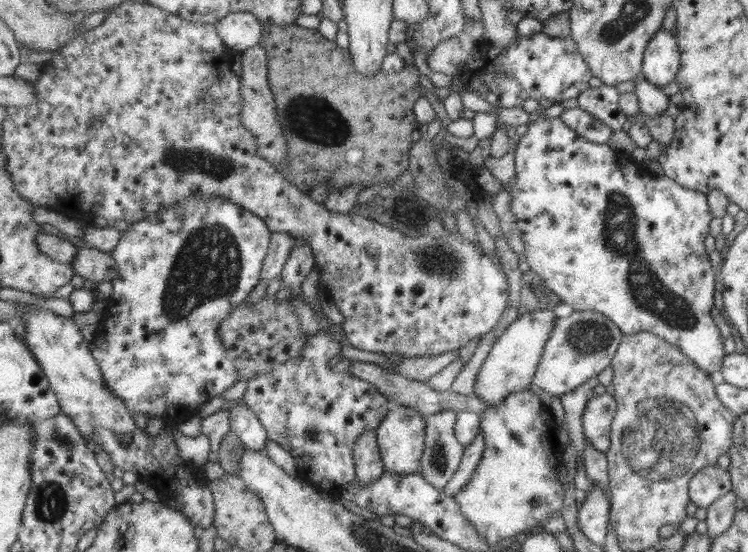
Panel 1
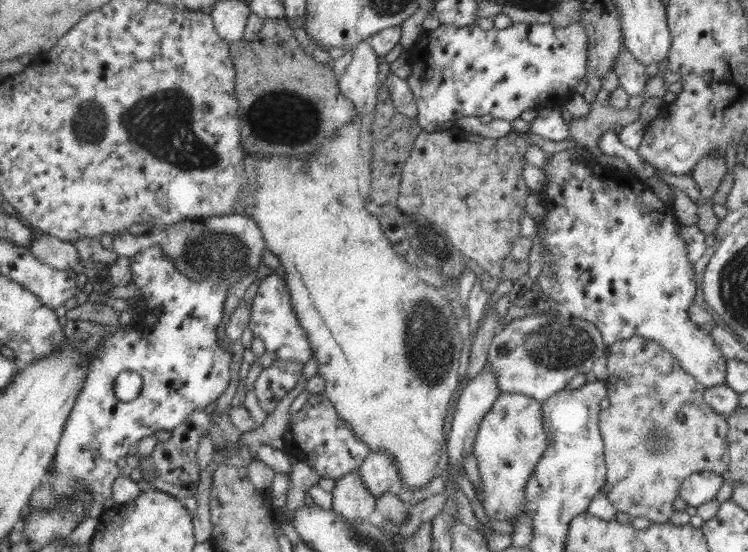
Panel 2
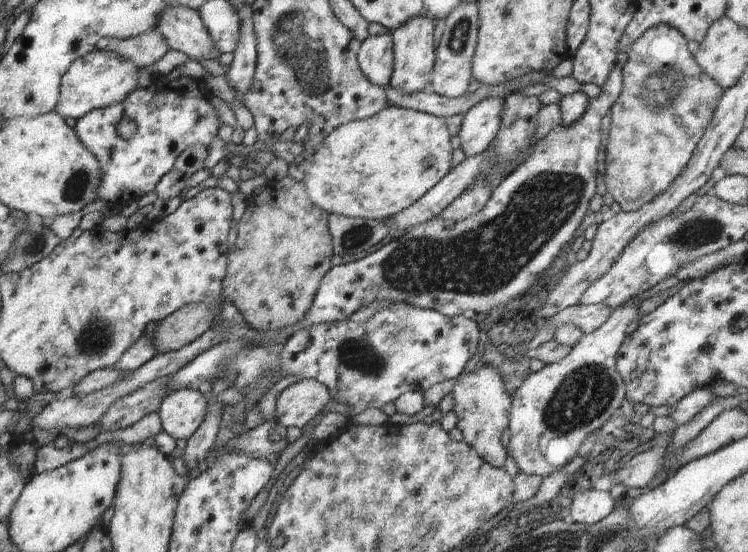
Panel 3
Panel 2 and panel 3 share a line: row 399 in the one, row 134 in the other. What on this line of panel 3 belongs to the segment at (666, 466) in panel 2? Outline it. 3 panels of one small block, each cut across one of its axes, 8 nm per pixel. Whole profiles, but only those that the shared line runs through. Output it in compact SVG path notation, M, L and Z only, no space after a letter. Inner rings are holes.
M658 24L646 30L627 53L628 60L622 69L622 93L610 108L612 130L606 148L604 182L607 193L619 204L622 211L630 213L662 194L688 166L696 146L714 118L724 89L698 66L691 43L668 24Z

